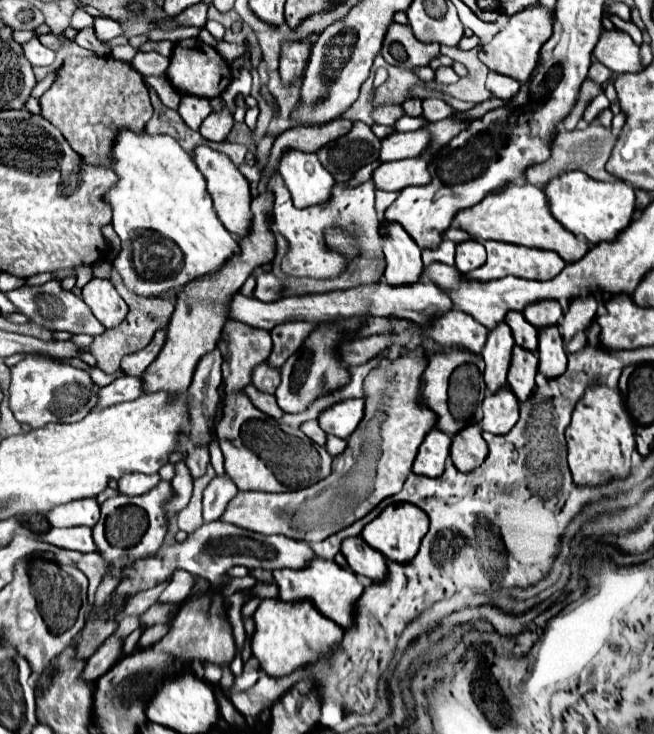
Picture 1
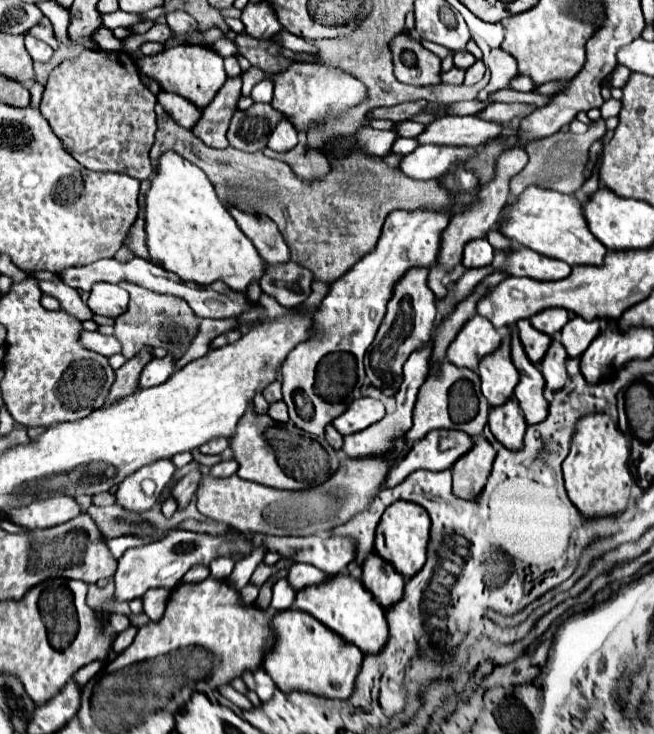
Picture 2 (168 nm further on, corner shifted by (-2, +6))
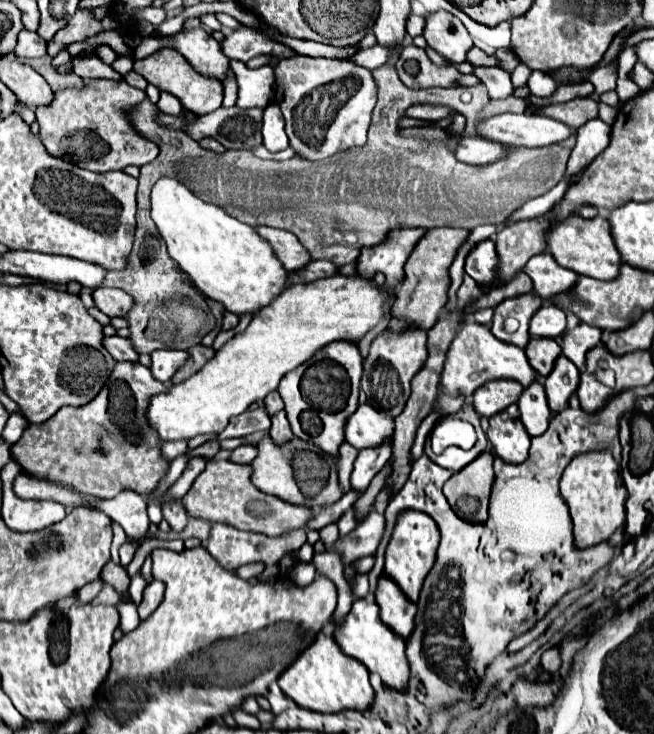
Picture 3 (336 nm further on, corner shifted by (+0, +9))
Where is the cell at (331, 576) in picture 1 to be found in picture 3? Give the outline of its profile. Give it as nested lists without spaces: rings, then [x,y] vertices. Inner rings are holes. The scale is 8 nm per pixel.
[[[356,600],[344,624],[336,626],[336,642],[346,656],[352,656],[358,662],[362,662],[368,668],[368,672],[378,674],[388,688],[406,692],[406,680],[410,680],[410,666],[406,660],[406,640],[400,638],[392,628],[382,624],[380,610],[376,604]]]

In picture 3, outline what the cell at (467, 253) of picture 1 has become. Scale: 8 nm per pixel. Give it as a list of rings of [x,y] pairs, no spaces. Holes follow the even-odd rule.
[[[482,240],[474,246],[474,250],[466,256],[466,274],[476,280],[480,288],[490,288],[494,280],[498,280],[498,254],[492,240]]]

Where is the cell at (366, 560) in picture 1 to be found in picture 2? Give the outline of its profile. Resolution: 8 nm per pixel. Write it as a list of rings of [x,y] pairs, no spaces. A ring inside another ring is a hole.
[[[366,555],[362,563],[362,583],[382,607],[390,607],[402,597],[404,577],[380,555]]]

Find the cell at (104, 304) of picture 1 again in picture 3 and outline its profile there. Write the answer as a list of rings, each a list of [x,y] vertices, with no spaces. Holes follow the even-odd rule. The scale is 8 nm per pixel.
[[[98,288],[94,290],[94,302],[100,312],[114,318],[124,318],[126,312],[132,308],[132,296],[120,288]]]

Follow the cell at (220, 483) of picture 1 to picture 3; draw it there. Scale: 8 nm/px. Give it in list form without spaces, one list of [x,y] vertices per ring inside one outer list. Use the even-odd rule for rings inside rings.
[[[246,444],[246,446],[240,446],[232,452],[230,460],[234,462],[240,462],[240,464],[250,464],[254,460],[254,456],[258,456],[258,448],[254,444]]]

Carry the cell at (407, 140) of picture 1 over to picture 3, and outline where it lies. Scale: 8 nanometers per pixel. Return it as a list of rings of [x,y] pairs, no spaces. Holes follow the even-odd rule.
[[[500,114],[480,124],[480,136],[506,146],[550,146],[576,134],[574,128],[542,114]]]

